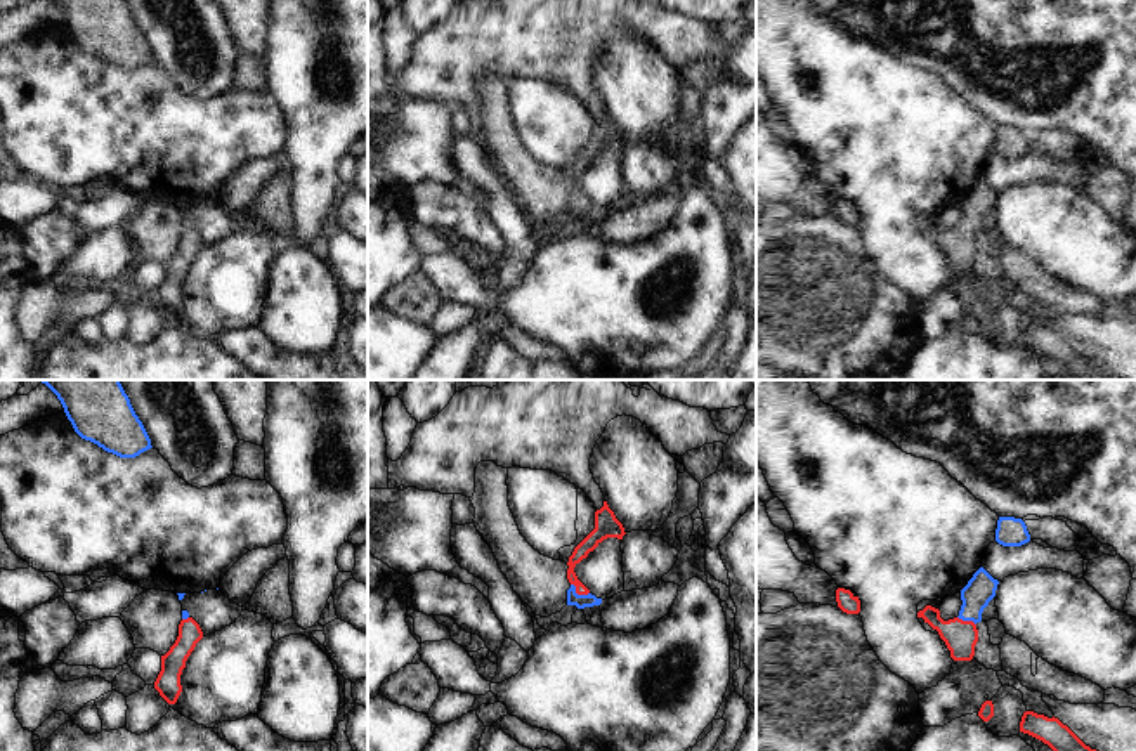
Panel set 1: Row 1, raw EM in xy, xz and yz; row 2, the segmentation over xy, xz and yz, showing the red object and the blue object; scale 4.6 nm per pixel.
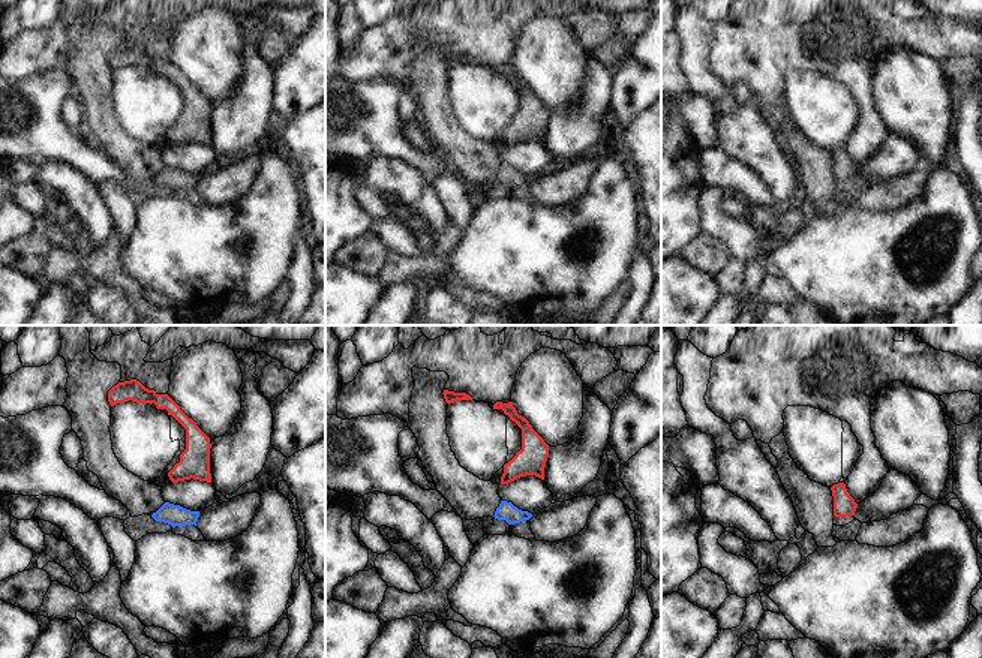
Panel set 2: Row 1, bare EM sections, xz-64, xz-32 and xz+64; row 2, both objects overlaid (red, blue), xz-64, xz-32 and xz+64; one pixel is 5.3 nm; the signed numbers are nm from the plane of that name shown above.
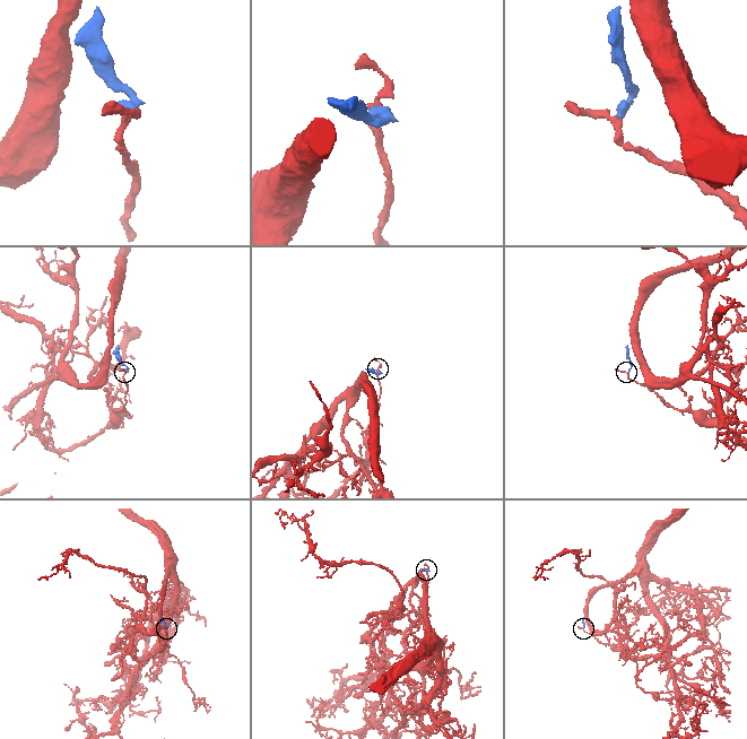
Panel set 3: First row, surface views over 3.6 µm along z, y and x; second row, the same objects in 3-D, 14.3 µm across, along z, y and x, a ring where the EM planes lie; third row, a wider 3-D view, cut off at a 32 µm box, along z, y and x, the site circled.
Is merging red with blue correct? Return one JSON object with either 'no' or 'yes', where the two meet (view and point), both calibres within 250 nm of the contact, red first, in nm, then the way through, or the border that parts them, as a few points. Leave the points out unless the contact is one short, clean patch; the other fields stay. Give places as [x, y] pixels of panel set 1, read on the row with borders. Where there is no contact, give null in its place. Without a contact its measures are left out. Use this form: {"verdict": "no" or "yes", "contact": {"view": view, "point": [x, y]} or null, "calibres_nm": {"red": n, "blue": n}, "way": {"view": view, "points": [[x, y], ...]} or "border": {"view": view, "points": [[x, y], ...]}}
{"verdict": "yes", "contact": {"view": "xz", "point": [578, 594]}, "calibres_nm": {"red": 70, "blue": 60}, "way": {"view": "xz", "points": [[590, 542], [571, 564], [578, 594], [573, 599]]}}

